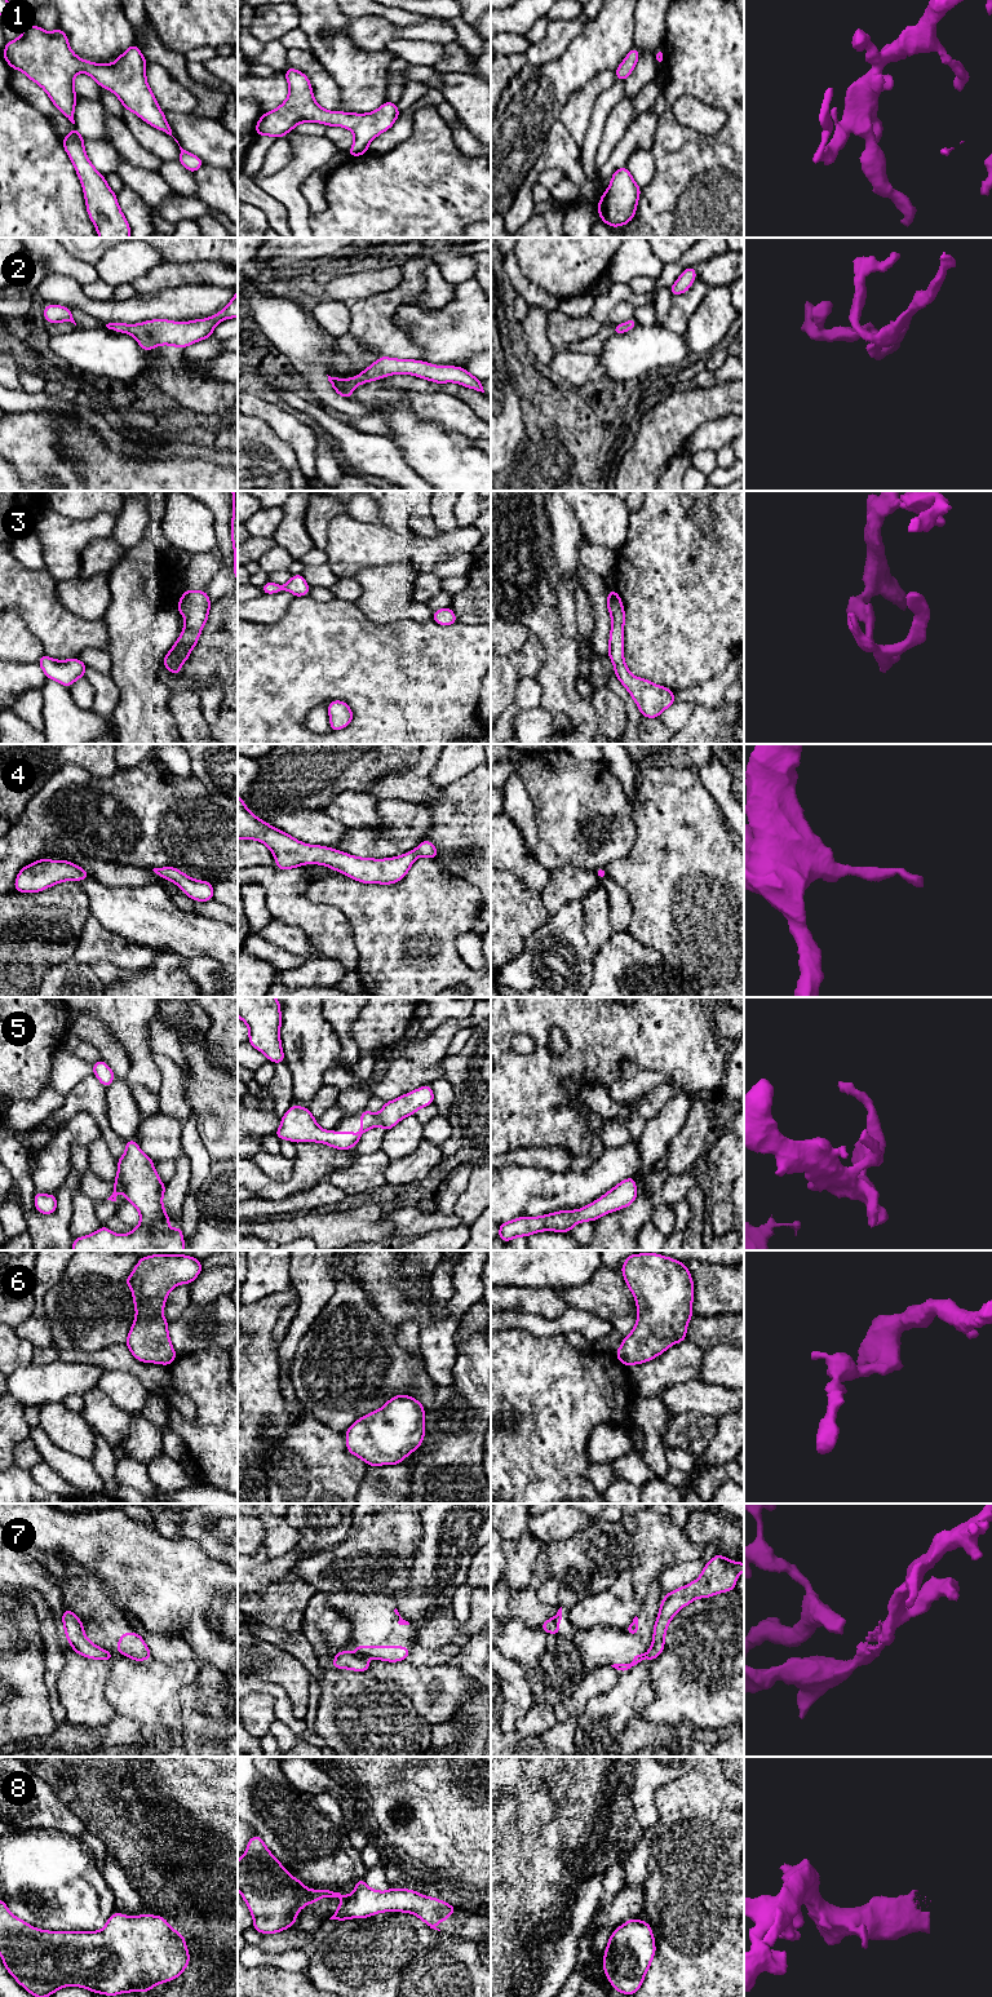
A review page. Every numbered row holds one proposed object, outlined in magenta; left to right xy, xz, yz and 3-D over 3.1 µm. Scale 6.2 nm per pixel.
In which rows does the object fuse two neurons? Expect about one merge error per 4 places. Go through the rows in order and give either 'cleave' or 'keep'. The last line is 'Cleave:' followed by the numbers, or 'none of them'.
1: keep
2: keep
3: keep
4: keep
5: keep
6: keep
7: cleave
8: keep
Cleave: 7

